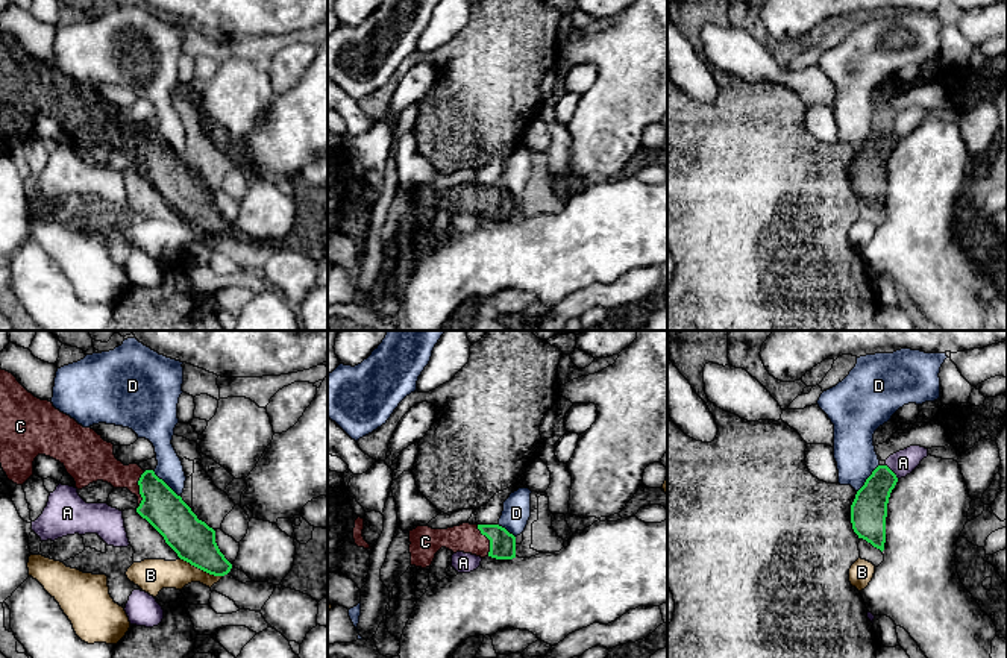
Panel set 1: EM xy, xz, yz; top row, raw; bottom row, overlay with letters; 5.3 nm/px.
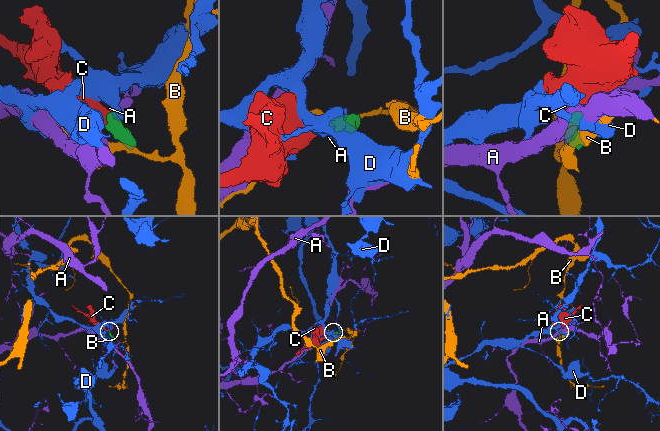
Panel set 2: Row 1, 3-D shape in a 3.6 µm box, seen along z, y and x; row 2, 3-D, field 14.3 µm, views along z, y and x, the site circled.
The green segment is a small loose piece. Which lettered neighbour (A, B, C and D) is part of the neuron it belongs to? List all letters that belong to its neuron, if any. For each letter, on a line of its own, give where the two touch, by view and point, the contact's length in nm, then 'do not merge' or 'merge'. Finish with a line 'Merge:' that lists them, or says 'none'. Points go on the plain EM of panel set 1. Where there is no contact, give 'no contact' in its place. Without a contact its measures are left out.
A: yz (892, 132) | 100 nm | do not merge
B: xy (200, 229) | 260 nm | do not merge
C: xy (140, 150) | 190 nm | merge
D: xy (166, 144) | 190 nm | do not merge
Merge: C

